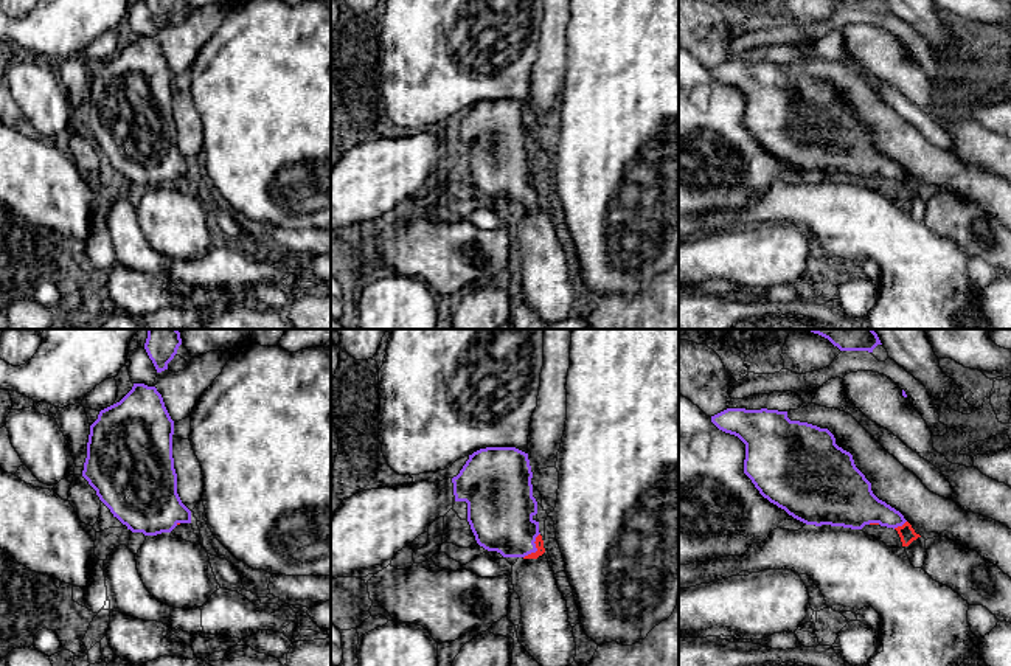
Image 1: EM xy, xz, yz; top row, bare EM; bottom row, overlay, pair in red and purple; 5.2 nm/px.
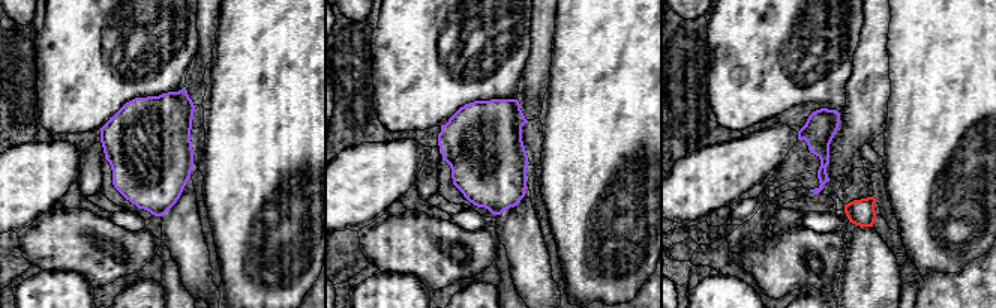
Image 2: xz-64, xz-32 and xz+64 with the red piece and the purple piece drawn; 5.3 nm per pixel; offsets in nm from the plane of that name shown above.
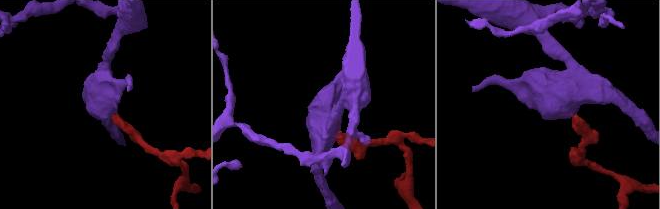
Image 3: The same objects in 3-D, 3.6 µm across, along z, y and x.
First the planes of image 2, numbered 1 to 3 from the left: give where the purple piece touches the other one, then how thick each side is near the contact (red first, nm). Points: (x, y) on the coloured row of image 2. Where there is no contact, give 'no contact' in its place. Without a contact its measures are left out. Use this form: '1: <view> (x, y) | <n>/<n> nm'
1: no contact
2: no contact
3: no contact

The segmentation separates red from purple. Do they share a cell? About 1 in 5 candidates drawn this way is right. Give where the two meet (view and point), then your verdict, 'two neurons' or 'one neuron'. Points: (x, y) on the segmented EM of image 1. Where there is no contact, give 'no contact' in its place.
meets red in xz at (536, 547); one neuron

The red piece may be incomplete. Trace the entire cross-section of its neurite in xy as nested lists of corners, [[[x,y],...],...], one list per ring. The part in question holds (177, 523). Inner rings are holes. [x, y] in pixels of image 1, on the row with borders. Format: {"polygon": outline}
{"polygon": [[[134,383],[116,404],[99,411],[90,425],[82,477],[99,500],[132,532],[157,536],[180,523],[191,523],[191,511],[177,494],[172,458],[174,421],[155,387]]]}

